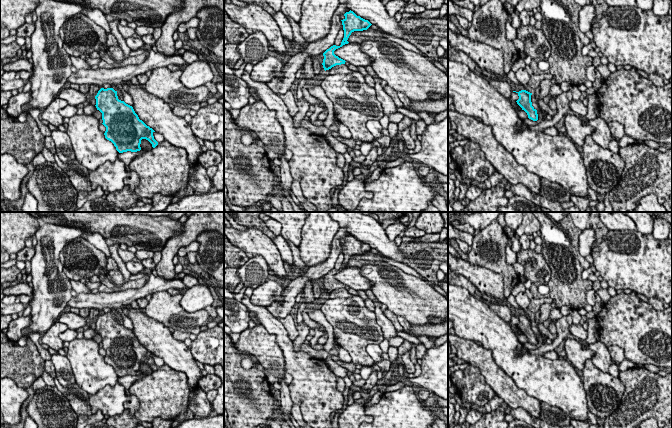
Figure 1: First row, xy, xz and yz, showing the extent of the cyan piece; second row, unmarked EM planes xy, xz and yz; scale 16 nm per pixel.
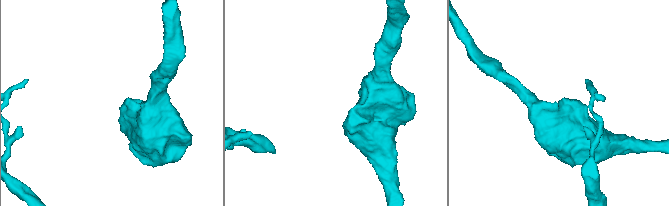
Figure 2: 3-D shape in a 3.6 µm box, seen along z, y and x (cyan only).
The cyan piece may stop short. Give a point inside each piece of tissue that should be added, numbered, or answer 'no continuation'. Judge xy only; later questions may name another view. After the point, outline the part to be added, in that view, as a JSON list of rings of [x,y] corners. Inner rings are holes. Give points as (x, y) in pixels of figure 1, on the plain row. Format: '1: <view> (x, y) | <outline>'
no continuation

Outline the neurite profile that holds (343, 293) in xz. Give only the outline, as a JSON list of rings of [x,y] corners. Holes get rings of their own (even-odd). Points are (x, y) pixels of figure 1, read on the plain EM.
[[[341,288],[341,289],[336,289],[329,294],[326,294],[324,297],[327,299],[327,298],[337,298],[337,297],[349,298],[351,296],[353,295],[349,293],[347,289]]]

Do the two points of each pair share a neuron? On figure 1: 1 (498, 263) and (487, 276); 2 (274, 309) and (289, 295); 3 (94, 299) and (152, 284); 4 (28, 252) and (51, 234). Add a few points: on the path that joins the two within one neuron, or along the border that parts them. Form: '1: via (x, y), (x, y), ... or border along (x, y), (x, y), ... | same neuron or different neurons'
1: border along (470, 263), (497, 272), (502, 278), (504, 290) | different neurons
2: via (279, 309), (289, 300) | same neuron
3: via (108, 299), (119, 299), (138, 293) | same neuron
4: border along (34, 247), (34, 255), (29, 260) | different neurons

